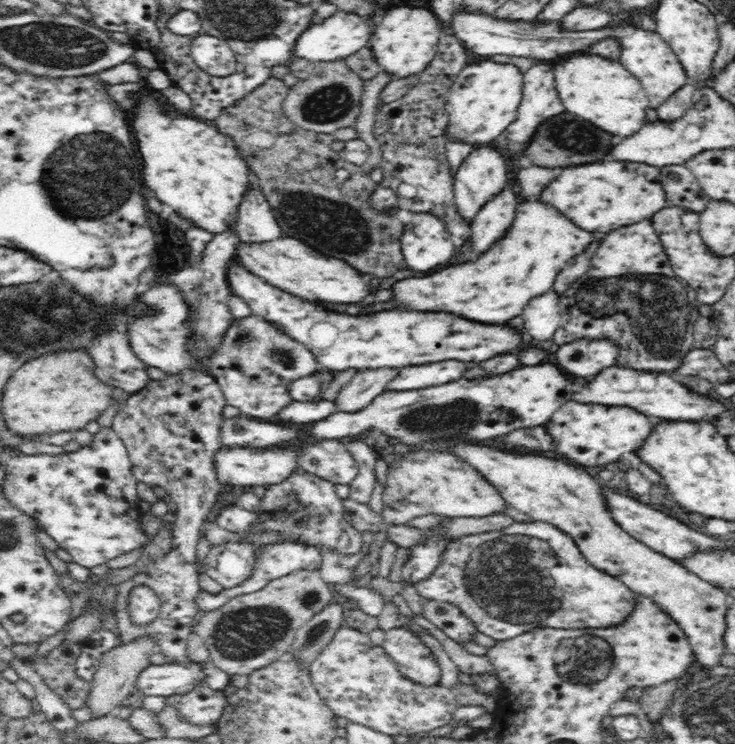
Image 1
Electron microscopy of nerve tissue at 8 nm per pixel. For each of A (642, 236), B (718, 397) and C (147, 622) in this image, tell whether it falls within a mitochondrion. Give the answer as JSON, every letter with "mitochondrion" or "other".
{"A":"other","B":"other","C":"other"}

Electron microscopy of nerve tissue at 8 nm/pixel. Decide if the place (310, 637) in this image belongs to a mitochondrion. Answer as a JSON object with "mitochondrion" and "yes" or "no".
{"mitochondrion":"yes"}

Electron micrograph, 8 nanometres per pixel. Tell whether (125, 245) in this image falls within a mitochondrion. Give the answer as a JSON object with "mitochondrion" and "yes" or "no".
{"mitochondrion":"no"}

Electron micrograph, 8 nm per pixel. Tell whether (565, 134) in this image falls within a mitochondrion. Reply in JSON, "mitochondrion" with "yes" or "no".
{"mitochondrion":"yes"}

